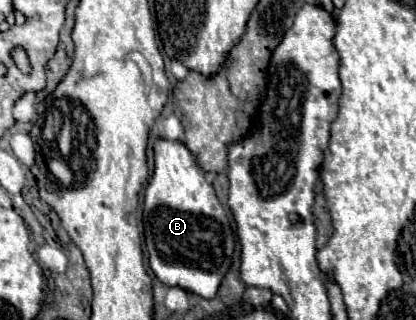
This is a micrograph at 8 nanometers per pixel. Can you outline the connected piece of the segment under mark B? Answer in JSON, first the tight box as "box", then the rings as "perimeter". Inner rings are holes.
{"box":[144,139,234,299],"perimeter":[[[156,139],[154,141],[154,175],[146,187],[146,193],[144,193],[144,239],[146,239],[146,249],[148,249],[148,261],[150,261],[150,269],[154,271],[154,275],[164,283],[164,285],[170,285],[170,287],[182,287],[184,291],[190,291],[202,299],[212,299],[222,283],[222,279],[226,277],[228,269],[230,269],[230,263],[232,263],[232,253],[234,253],[234,233],[230,229],[230,219],[226,215],[226,211],[222,209],[220,201],[216,199],[214,195],[214,187],[212,183],[206,181],[206,175],[202,171],[202,167],[196,163],[196,157],[190,153],[190,149],[182,143],[182,141],[170,141],[170,139]]]}

